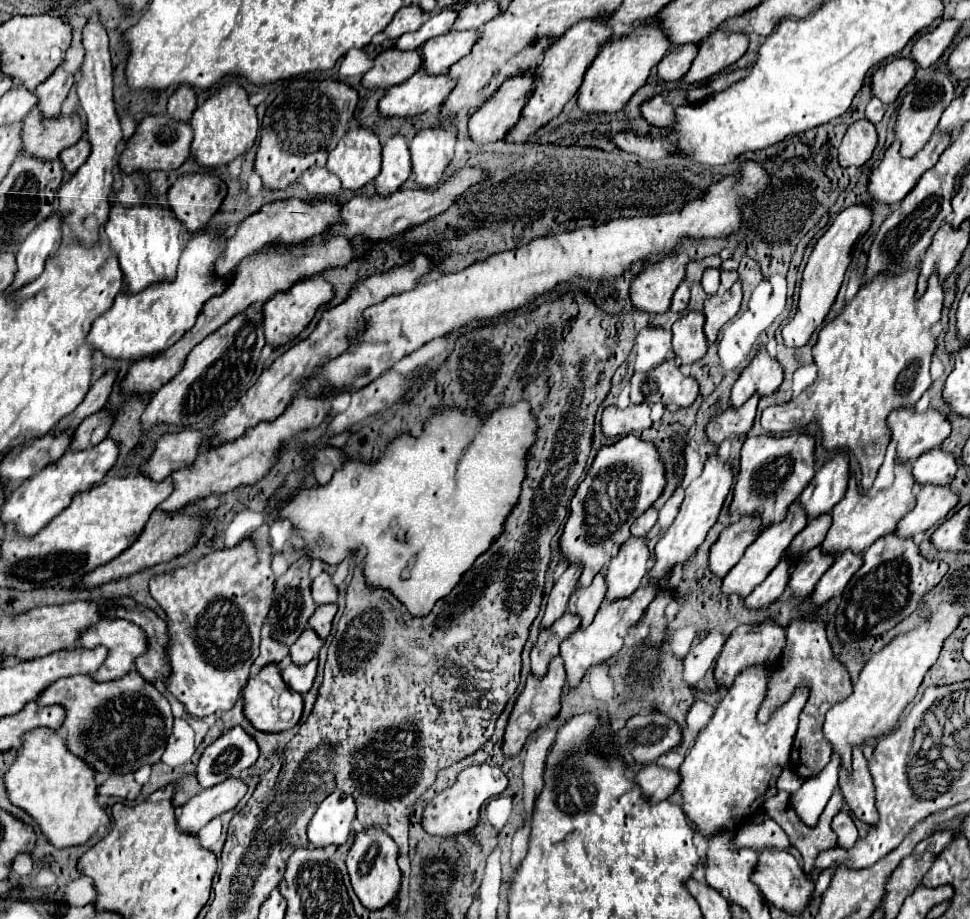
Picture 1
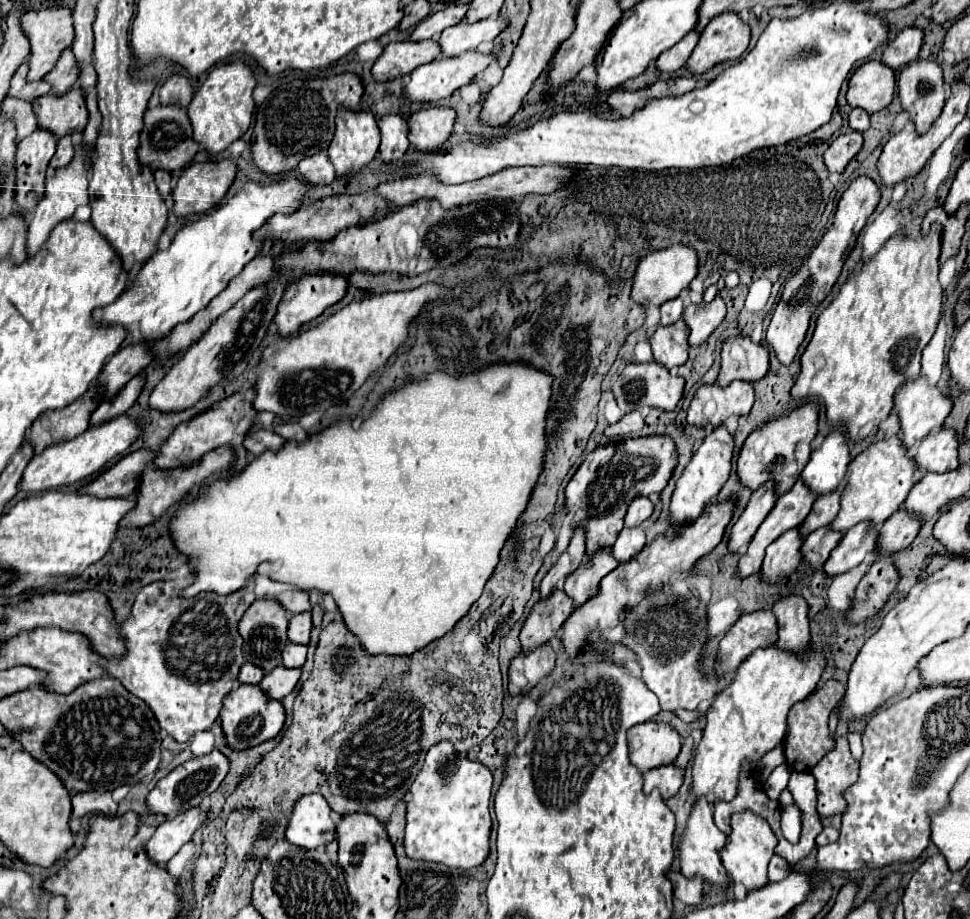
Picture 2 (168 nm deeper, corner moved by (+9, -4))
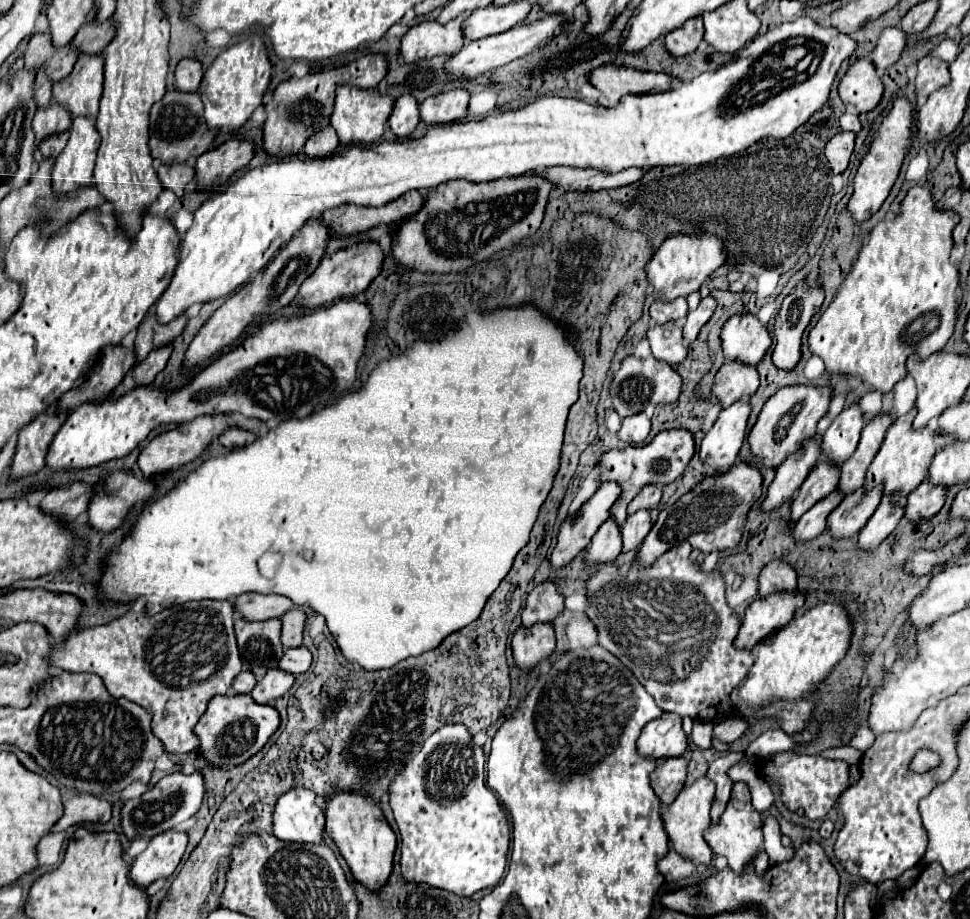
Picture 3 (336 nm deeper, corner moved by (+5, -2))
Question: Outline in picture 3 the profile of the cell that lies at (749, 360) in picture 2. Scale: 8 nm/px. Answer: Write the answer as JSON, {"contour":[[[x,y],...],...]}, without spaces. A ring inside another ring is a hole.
{"contour":[[[735,314],[721,328],[721,342],[723,342],[725,360],[739,358],[745,364],[757,364],[771,346],[771,334],[767,330],[767,324],[759,322],[757,316],[753,316],[753,314]]]}

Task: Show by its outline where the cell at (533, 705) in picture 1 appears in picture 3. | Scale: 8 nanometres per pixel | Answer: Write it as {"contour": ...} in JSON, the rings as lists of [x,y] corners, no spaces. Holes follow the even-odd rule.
{"contour":[[[539,622],[531,628],[521,626],[513,634],[511,648],[517,666],[529,670],[555,650],[555,630],[549,622]]]}

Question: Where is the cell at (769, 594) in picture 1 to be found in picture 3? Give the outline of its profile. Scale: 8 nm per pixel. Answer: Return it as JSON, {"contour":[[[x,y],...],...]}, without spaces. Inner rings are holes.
{"contour":[[[831,492],[831,496],[825,496],[823,500],[819,500],[819,504],[811,506],[795,524],[795,538],[799,540],[811,540],[815,536],[819,536],[825,528],[827,528],[827,516],[831,514],[831,510],[835,510],[841,500],[843,500],[843,492]]]}

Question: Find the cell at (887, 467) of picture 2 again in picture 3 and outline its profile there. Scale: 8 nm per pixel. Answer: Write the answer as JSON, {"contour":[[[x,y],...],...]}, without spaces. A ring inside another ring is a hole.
{"contour":[[[917,408],[909,410],[905,416],[899,416],[895,420],[895,424],[887,430],[881,450],[877,452],[877,456],[873,458],[873,462],[867,470],[865,488],[873,488],[875,484],[883,484],[885,494],[893,494],[895,500],[899,500],[899,498],[907,496],[909,492],[913,492],[927,478],[927,468],[929,468],[935,452],[943,444],[947,444],[947,436],[941,436],[941,432],[937,428],[929,428],[929,426],[915,430],[913,428],[915,414],[917,414]]]}

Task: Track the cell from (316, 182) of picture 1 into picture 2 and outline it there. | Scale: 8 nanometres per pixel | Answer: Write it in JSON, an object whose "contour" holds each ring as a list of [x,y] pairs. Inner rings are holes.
{"contour":[[[325,152],[313,154],[311,158],[303,158],[303,162],[299,162],[299,166],[297,166],[297,172],[311,186],[327,186],[335,180],[335,170],[333,170],[331,162],[327,162]]]}

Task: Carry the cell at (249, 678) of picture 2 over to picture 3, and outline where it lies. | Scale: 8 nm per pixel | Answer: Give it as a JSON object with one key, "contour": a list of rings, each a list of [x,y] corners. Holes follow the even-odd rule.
{"contour":[[[245,670],[245,672],[241,672],[241,674],[233,680],[231,692],[233,692],[233,694],[249,694],[253,686],[255,686],[255,676]]]}

